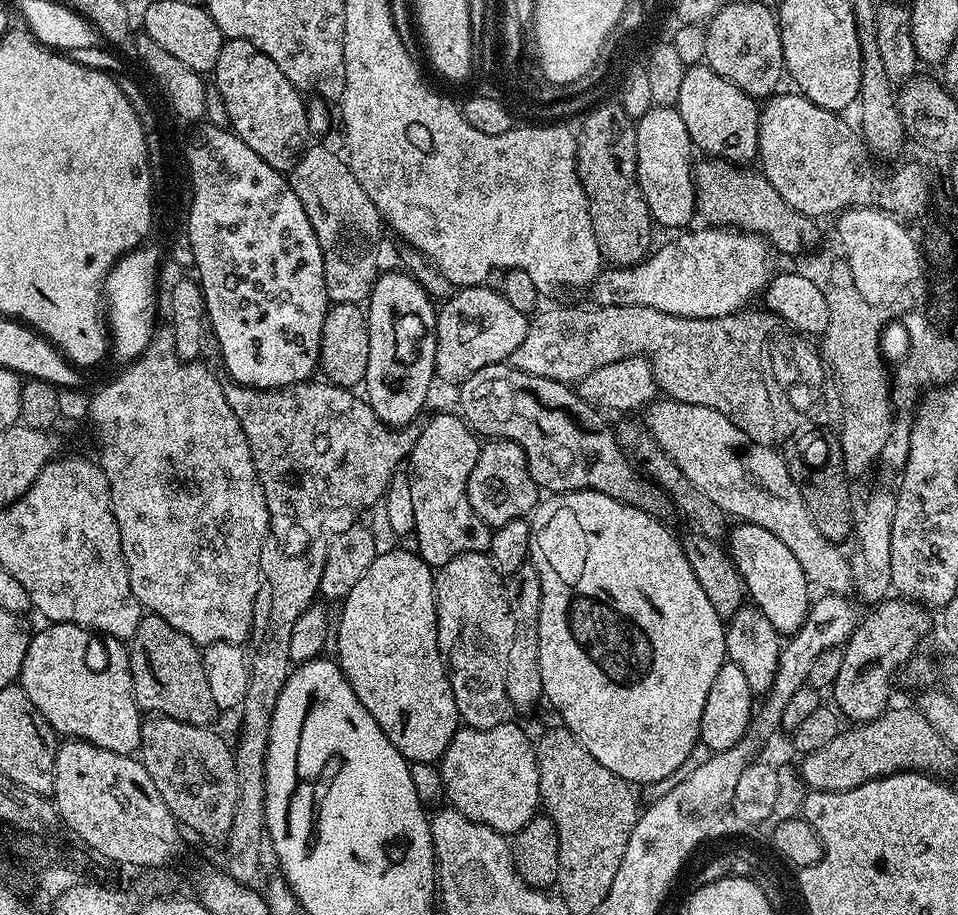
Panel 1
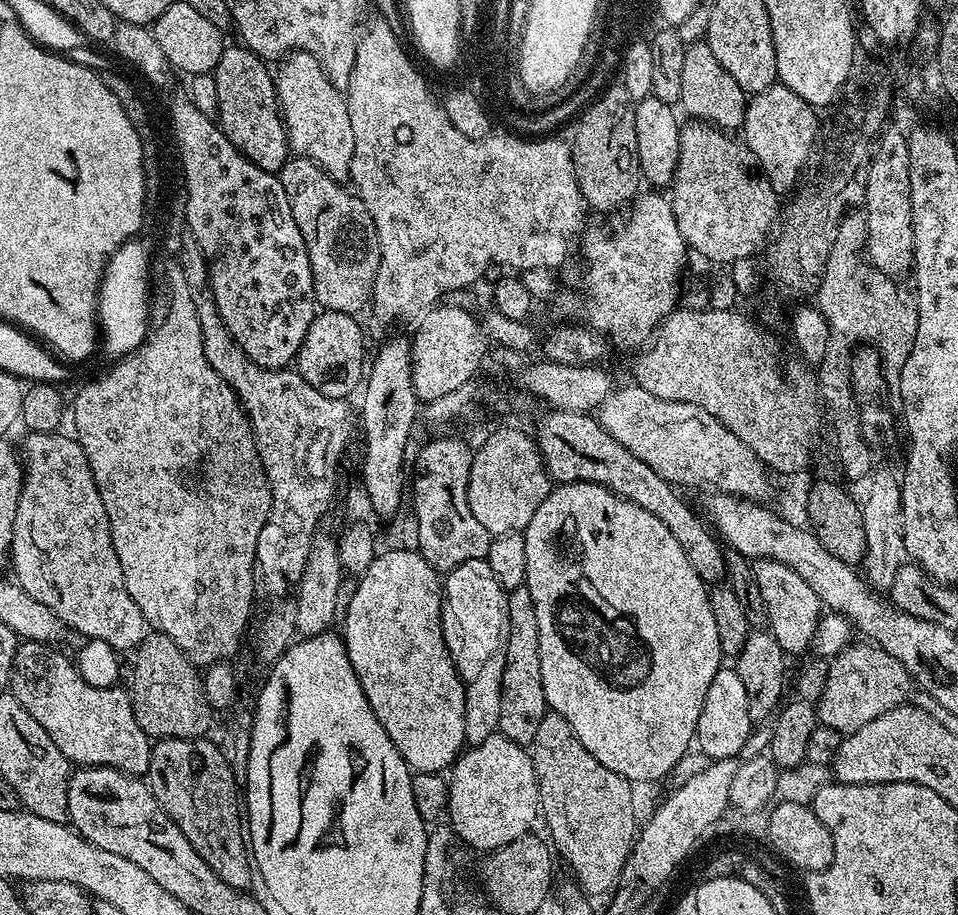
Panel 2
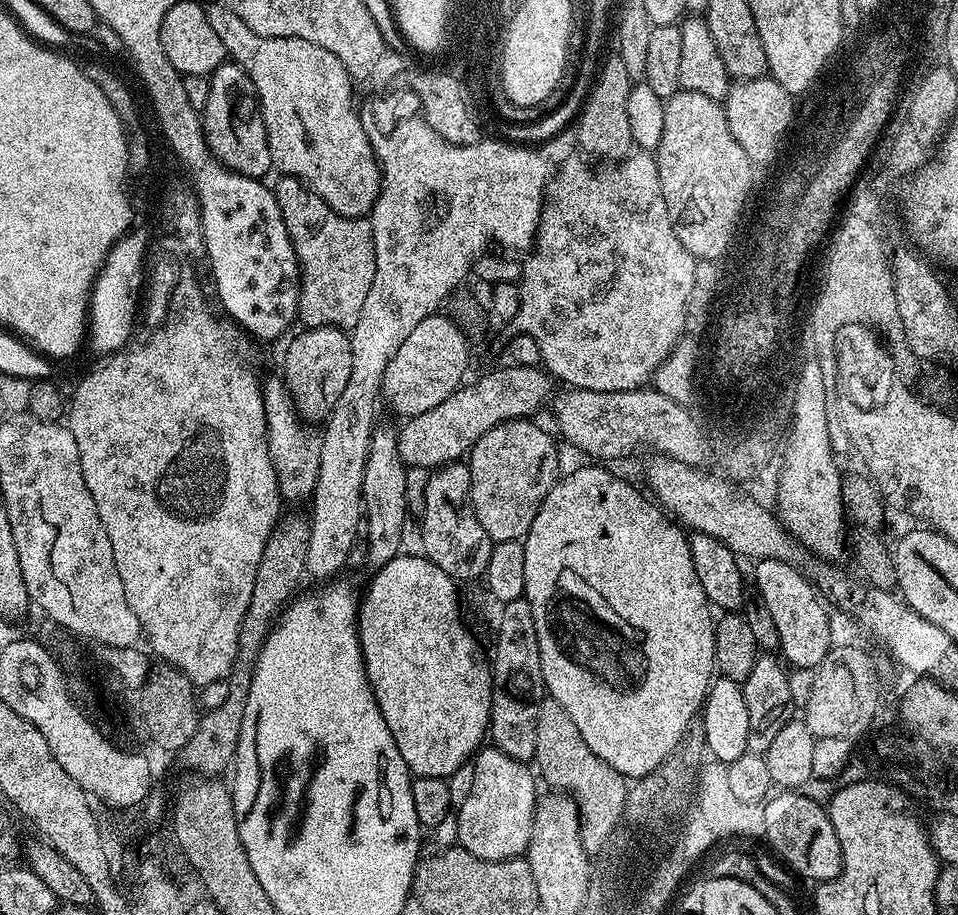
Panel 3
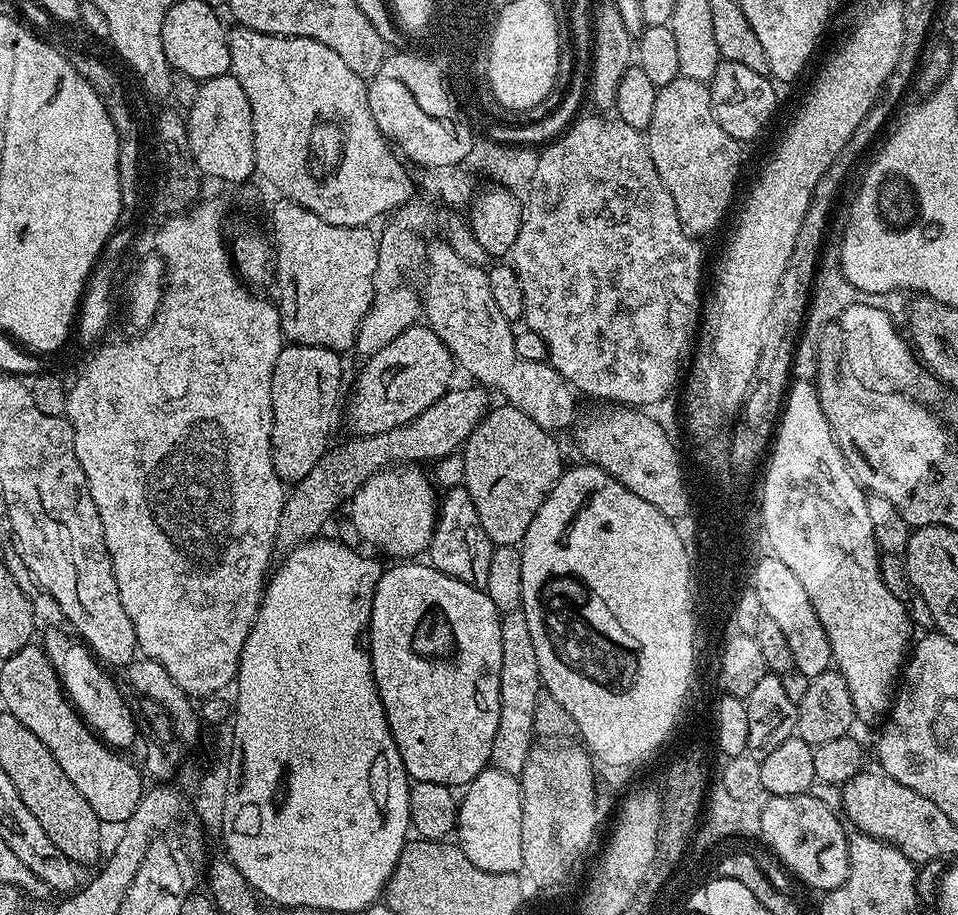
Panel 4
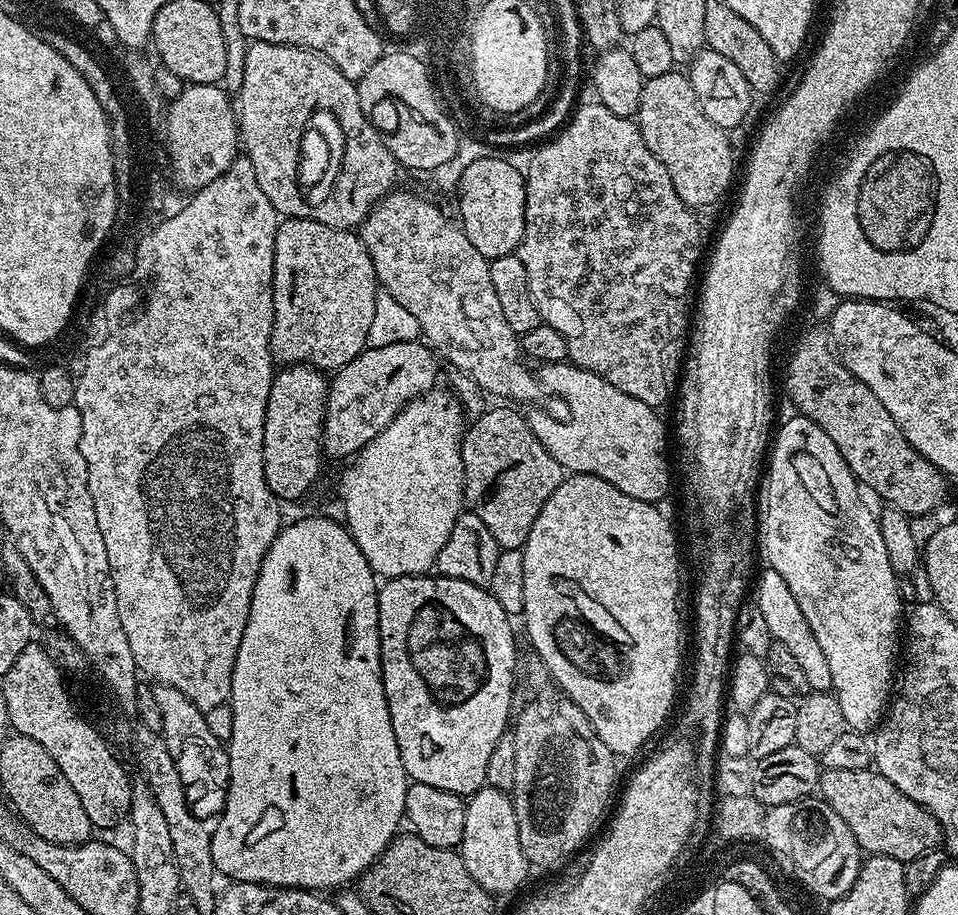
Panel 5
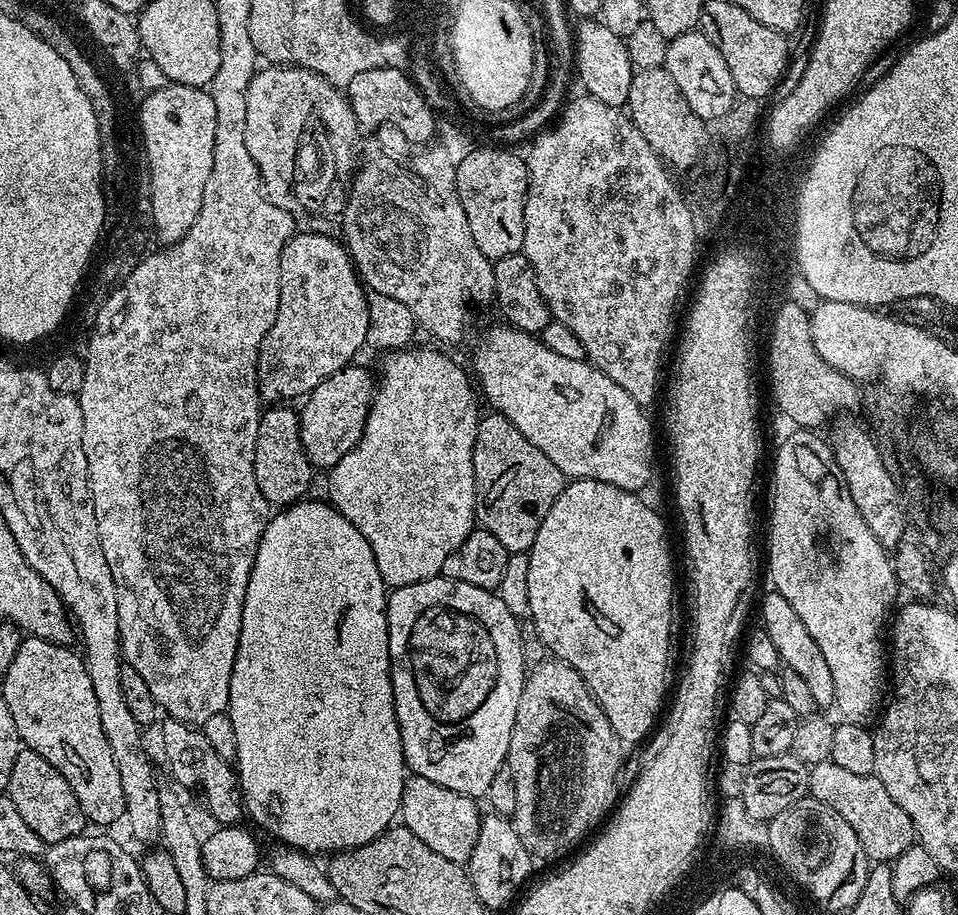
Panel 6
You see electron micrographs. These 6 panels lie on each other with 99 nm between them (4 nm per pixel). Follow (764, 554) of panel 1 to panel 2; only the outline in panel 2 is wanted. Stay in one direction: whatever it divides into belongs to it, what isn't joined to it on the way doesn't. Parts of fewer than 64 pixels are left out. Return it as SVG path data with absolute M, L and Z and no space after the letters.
M757 560L754 571L758 578L758 587L762 592L762 601L765 602L766 614L768 615L767 627L772 636L782 646L785 654L792 652L804 652L813 647L816 639L816 631L820 625L822 605L818 594L806 586L803 578L790 566L774 560Z

